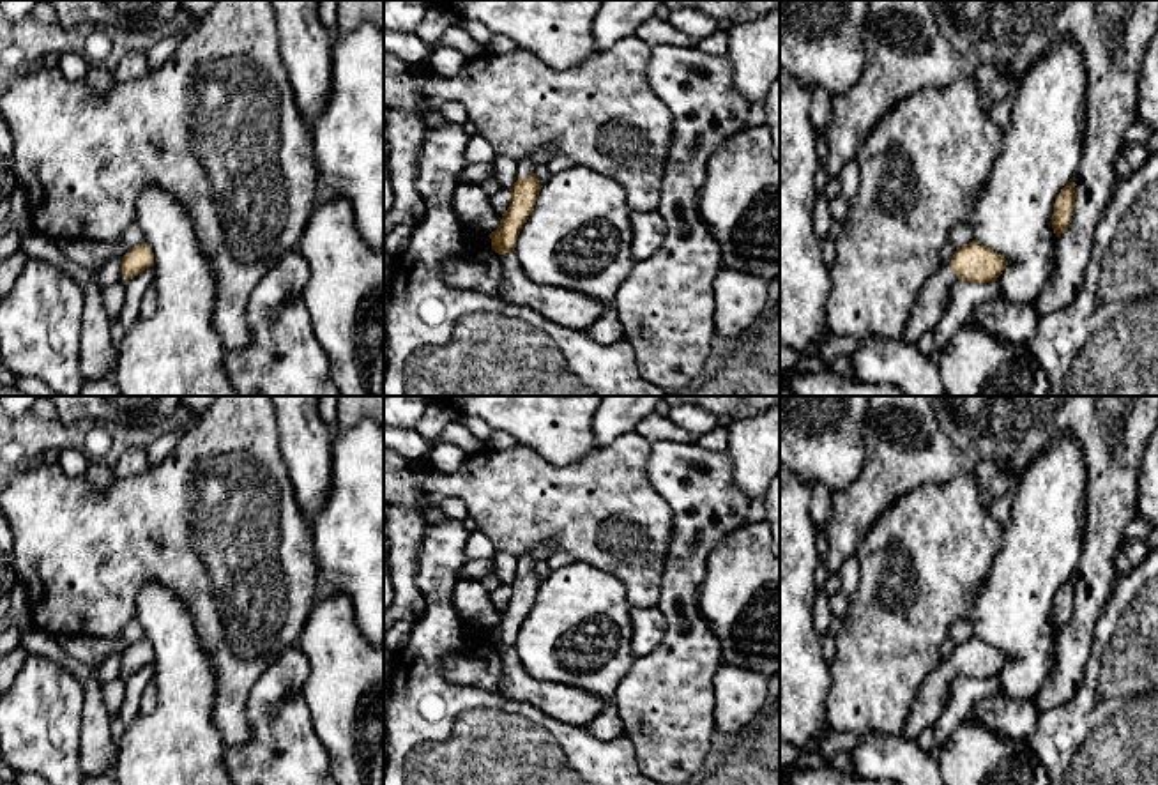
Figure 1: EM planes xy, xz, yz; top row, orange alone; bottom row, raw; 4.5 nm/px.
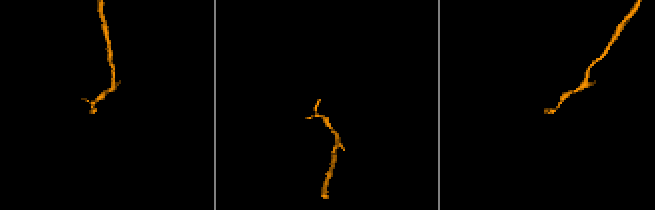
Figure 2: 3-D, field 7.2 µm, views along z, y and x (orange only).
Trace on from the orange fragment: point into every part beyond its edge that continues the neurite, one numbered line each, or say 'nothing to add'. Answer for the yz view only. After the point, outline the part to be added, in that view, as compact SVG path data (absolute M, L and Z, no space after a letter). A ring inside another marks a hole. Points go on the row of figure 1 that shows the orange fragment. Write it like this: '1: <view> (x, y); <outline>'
1: yz (932, 303); M942 265L939 272L926 281L916 306L910 311L902 339L916 343L923 332L937 327L948 309L951 285L955 281L956 274L949 265Z

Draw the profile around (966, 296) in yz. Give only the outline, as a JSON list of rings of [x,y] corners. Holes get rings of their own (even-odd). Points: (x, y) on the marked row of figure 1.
[[[956,279],[951,285],[951,302],[933,329],[935,348],[944,350],[956,329],[971,318],[972,309],[981,302],[1001,302],[997,281],[972,283]]]

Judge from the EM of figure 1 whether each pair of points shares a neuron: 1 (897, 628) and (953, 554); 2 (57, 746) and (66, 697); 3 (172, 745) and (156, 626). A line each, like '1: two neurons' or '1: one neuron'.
1: one neuron
2: one neuron
3: one neuron

